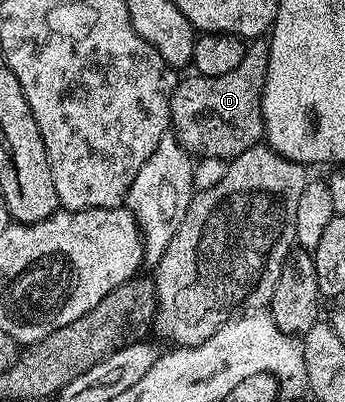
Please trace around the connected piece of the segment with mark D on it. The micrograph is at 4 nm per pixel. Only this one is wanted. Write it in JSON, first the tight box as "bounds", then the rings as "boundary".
{"bounds":[169,40,267,156],"boundary":[[[255,40],[246,47],[240,63],[232,71],[224,74],[205,76],[192,73],[192,78],[183,78],[169,94],[169,126],[175,141],[180,142],[184,150],[199,154],[227,154],[234,156],[250,146],[260,145],[263,138],[263,117],[259,111],[259,96],[263,84],[263,75],[267,68],[267,47],[262,41]]]}

